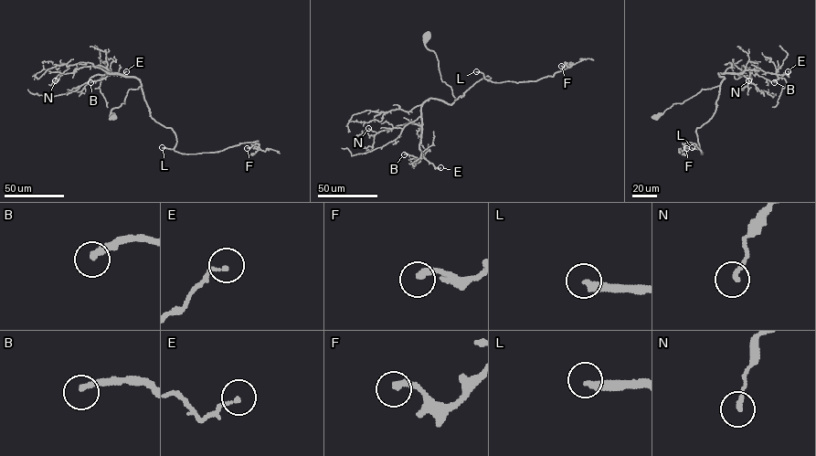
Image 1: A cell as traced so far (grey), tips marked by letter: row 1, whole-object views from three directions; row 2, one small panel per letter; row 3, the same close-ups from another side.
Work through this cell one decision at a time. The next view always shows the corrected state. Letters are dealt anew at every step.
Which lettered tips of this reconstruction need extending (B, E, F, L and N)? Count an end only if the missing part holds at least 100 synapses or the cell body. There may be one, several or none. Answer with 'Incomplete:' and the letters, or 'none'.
Incomplete: L

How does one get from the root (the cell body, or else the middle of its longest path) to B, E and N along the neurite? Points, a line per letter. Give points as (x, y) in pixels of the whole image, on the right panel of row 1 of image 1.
B: (655, 117), (702, 89), (719, 86), (724, 78), (718, 73), (762, 70), (777, 75), (778, 78), (774, 82)
E: (655, 117), (702, 89), (719, 86), (724, 78), (718, 73), (758, 69), (788, 75), (788, 71)
N: (655, 117), (702, 89), (719, 86), (724, 78), (718, 73), (741, 73), (744, 65), (752, 74), (748, 80)

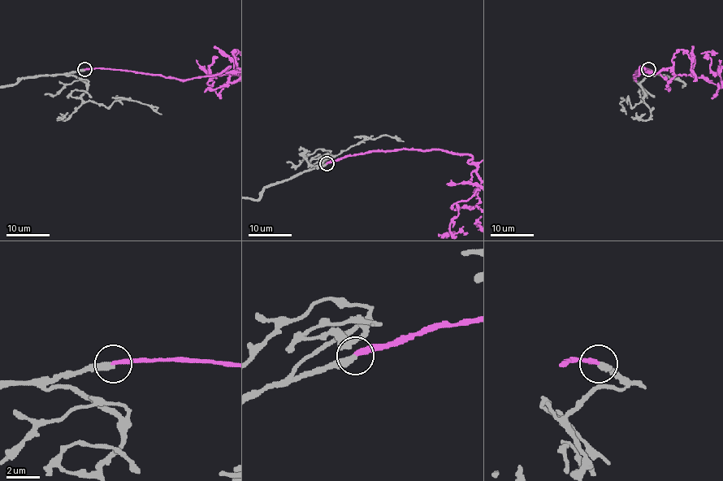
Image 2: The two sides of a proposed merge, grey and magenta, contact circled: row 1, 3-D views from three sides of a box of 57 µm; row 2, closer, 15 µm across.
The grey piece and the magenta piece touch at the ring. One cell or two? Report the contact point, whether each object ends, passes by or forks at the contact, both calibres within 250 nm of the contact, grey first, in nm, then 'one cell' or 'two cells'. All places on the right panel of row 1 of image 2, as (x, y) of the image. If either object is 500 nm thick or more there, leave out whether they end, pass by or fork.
(648, 69) | grey ends | magenta ends | 400/280 nm | two cells

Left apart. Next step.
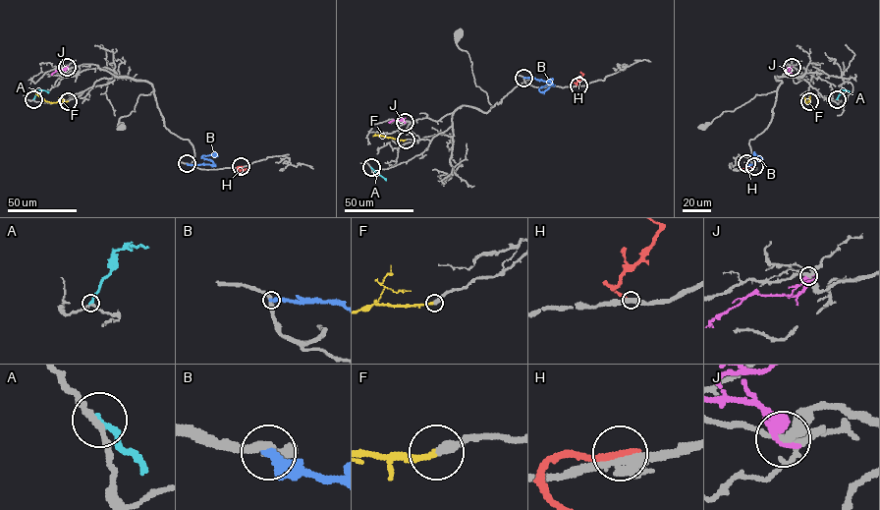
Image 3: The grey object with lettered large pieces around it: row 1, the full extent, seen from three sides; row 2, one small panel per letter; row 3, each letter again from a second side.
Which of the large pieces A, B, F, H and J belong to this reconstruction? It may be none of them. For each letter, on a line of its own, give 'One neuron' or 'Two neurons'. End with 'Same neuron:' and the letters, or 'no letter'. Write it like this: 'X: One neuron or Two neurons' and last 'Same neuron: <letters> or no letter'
A: Two neurons
B: Two neurons
F: One neuron
H: Two neurons
J: Two neurons
Same neuron: F

